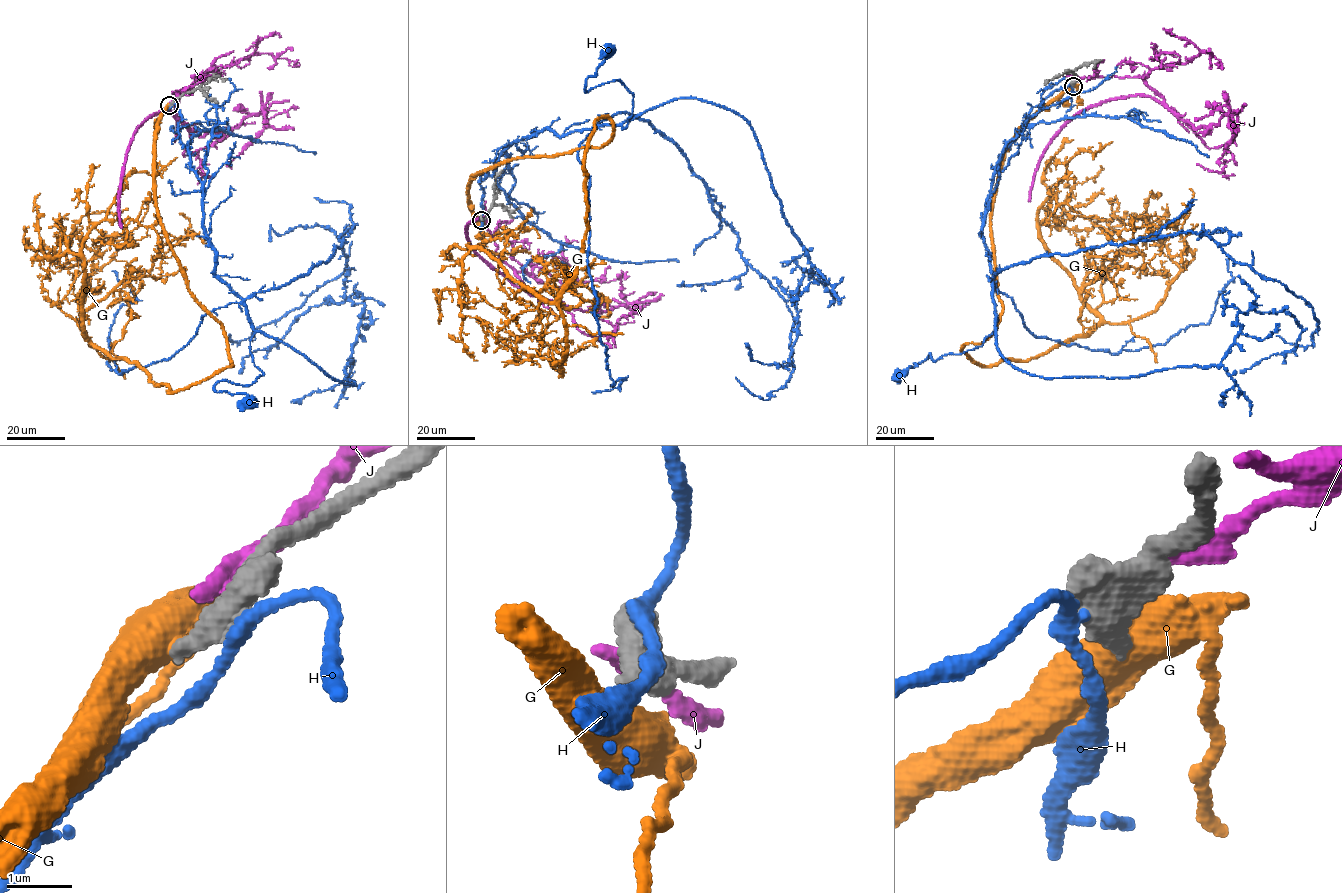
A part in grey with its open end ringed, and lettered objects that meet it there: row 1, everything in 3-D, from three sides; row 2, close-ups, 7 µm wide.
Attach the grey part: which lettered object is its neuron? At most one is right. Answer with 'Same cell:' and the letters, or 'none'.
Same cell: none

